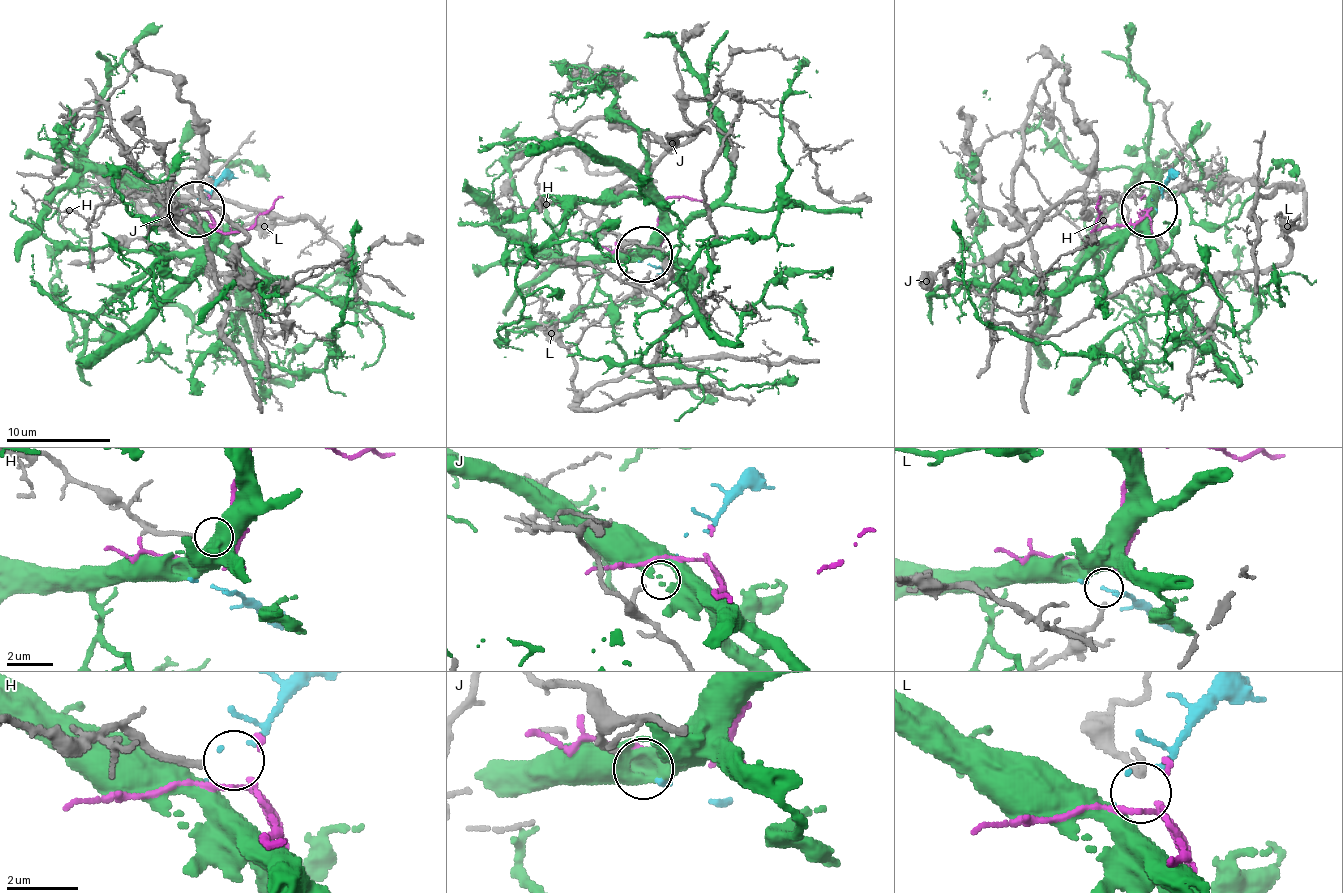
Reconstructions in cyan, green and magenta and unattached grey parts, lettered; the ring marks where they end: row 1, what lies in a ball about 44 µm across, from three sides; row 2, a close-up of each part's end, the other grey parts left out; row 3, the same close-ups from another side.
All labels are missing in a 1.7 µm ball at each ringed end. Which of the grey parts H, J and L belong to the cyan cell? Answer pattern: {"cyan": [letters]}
{"cyan": ["J"]}

